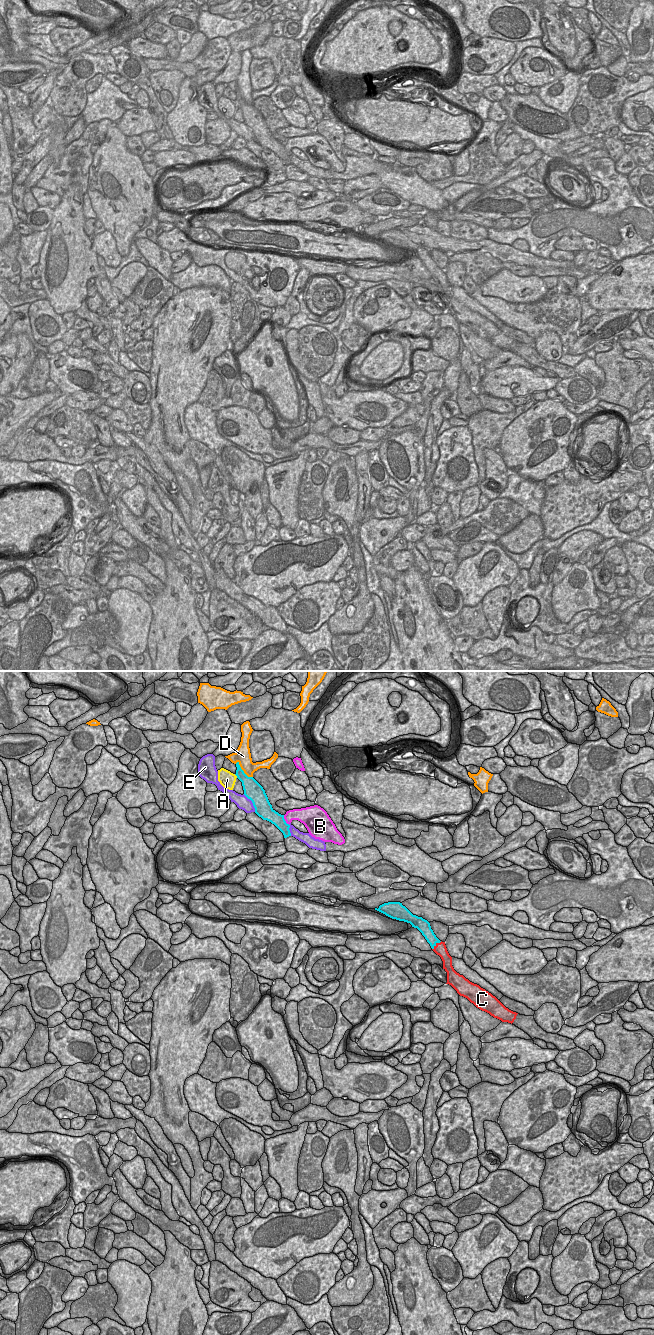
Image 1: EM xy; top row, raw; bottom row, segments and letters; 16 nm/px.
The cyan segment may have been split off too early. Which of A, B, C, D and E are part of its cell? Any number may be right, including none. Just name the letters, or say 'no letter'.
C

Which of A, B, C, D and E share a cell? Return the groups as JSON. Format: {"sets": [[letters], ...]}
{"sets": [["A"], ["B"], ["C"], ["D"], ["E"]]}

